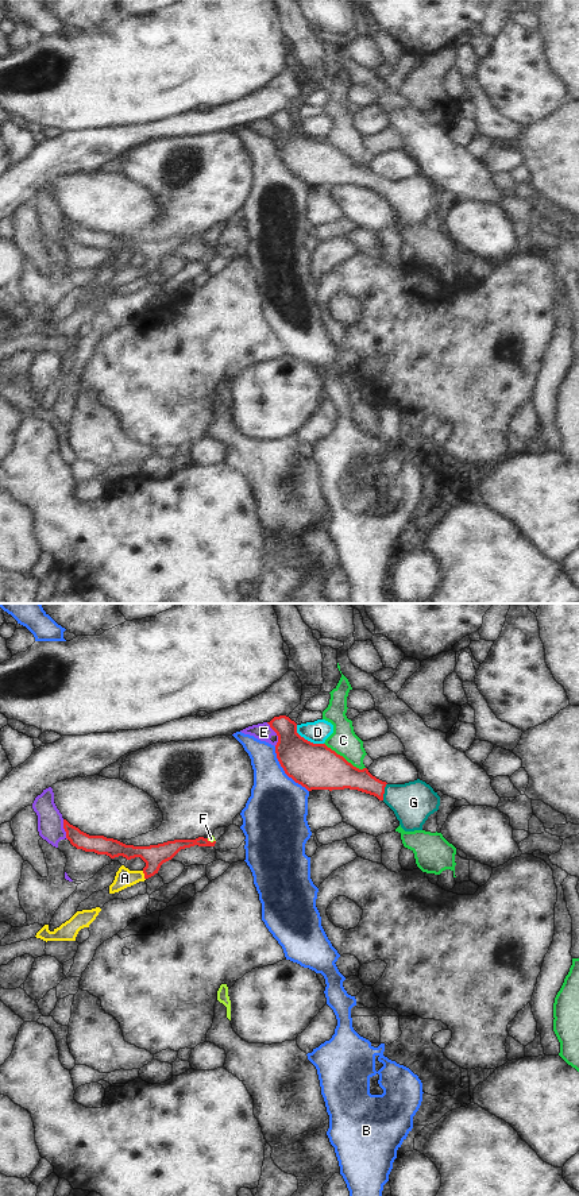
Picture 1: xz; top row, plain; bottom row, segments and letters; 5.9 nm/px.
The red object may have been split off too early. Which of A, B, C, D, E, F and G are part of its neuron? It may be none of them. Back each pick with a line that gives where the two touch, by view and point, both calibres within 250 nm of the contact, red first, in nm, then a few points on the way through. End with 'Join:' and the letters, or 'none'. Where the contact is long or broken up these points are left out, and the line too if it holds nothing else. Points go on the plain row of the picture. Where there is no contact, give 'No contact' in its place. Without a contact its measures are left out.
A: Touches red at xz (145, 270). Thickness 140 nm (red) against 120 nm. Path across: xz (154, 251), (153, 261), (145, 270), (124, 273)
G: Touches red at xz (383, 186). Thickness 150 nm (red) against 240 nm. Path across: xz (346, 170), (361, 174), (383, 186), (413, 197)
Join: A, G

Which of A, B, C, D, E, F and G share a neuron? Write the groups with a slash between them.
A G / B / C / D / E / F

